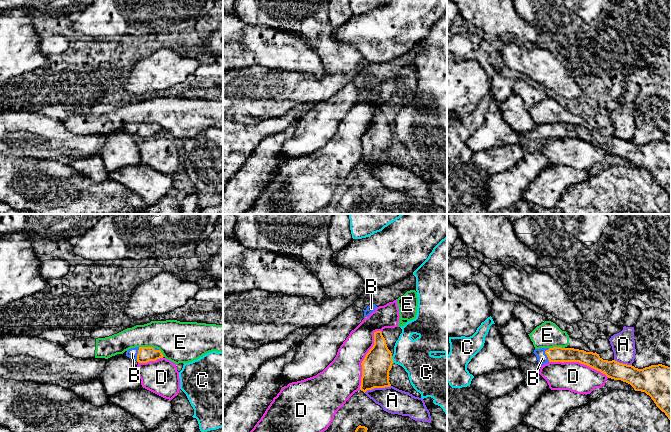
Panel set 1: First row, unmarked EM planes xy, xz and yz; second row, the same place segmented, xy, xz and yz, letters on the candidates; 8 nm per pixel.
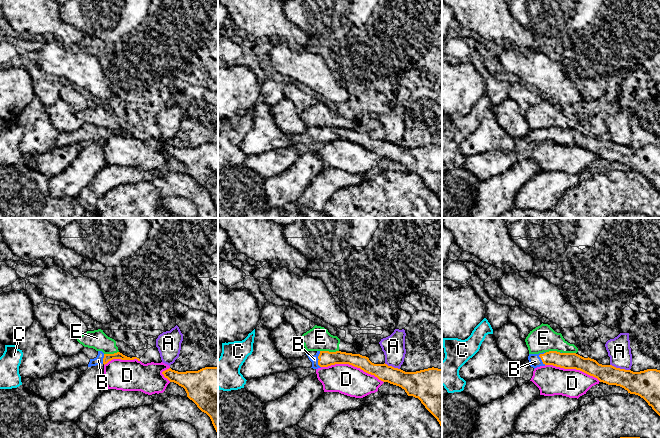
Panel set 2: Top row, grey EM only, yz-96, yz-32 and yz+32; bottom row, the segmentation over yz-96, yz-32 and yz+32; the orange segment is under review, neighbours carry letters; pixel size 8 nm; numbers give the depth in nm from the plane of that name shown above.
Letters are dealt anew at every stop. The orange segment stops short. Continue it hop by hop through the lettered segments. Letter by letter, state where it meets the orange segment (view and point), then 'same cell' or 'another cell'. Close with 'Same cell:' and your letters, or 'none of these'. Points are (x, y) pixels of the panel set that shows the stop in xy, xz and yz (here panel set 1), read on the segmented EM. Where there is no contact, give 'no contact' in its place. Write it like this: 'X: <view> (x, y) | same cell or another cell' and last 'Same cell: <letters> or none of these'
A: xz (377, 387) | another cell
B: yz (546, 354) | same cell
C: xz (391, 359) | another cell
D: xz (364, 358) | another cell
E: xy (146, 347) | another cell
Same cell: B

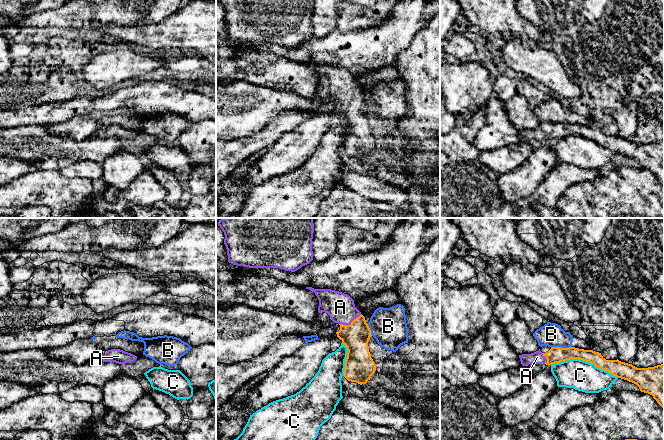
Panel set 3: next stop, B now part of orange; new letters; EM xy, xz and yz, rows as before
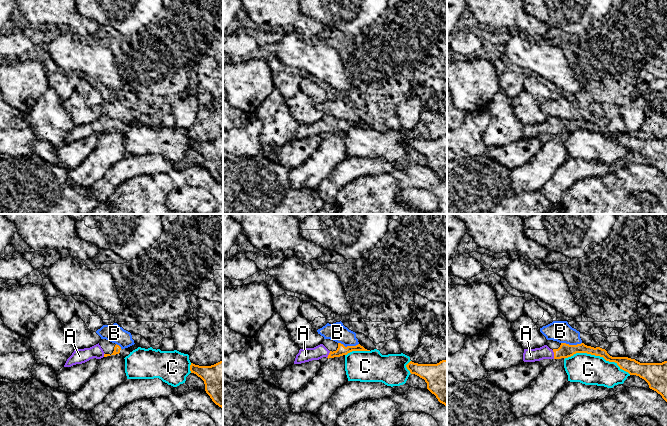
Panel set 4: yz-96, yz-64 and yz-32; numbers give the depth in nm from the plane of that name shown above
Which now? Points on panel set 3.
A: xz (351, 323) | same cell
B: yz (560, 347) | another cell
C: yz (584, 360) | another cell
Same cell: A

